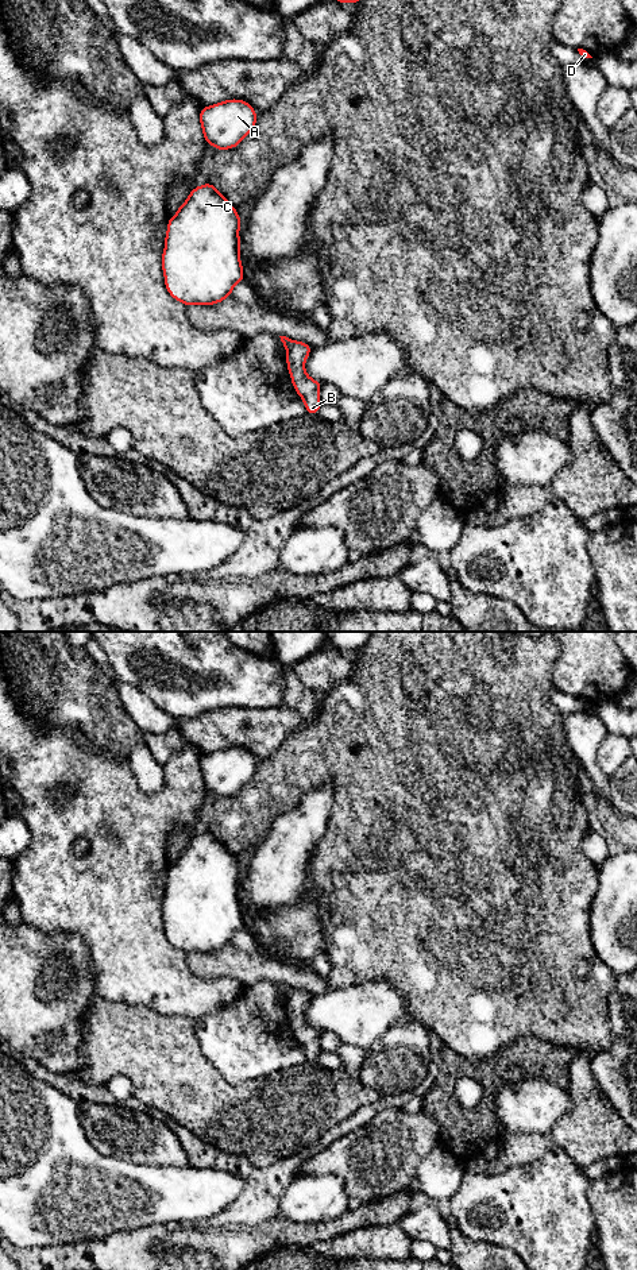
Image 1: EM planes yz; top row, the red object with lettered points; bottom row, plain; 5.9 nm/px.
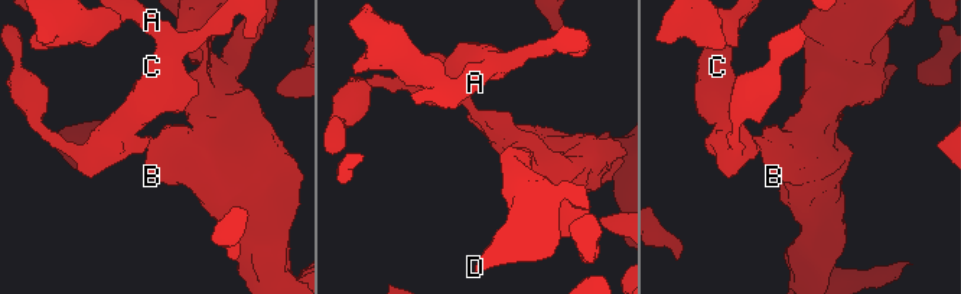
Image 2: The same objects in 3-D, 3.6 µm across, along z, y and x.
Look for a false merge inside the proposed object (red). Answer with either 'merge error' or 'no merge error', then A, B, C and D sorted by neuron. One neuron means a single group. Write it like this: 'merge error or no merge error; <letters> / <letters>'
merge error; A C / B D

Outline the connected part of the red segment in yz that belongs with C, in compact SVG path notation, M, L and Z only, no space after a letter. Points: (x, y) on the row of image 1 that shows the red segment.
M209 182L194 188L167 221L162 271L170 296L185 304L215 305L244 281L240 216Z

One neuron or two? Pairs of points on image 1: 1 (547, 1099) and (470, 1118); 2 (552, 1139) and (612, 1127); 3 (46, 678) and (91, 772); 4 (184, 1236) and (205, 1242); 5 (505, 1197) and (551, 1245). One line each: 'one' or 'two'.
1: two
2: one
3: two
4: one
5: one

